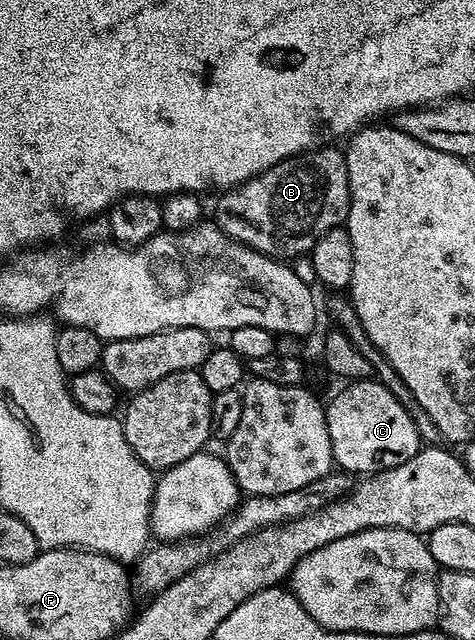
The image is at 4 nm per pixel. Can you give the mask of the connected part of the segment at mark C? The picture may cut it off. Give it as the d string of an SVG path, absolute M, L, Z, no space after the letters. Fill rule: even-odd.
M350 381L343 387L346 388L336 392L330 403L328 399L325 404L334 461L343 472L377 473L416 457L424 440L418 436L412 417L404 413L404 405L392 397L383 383Z

